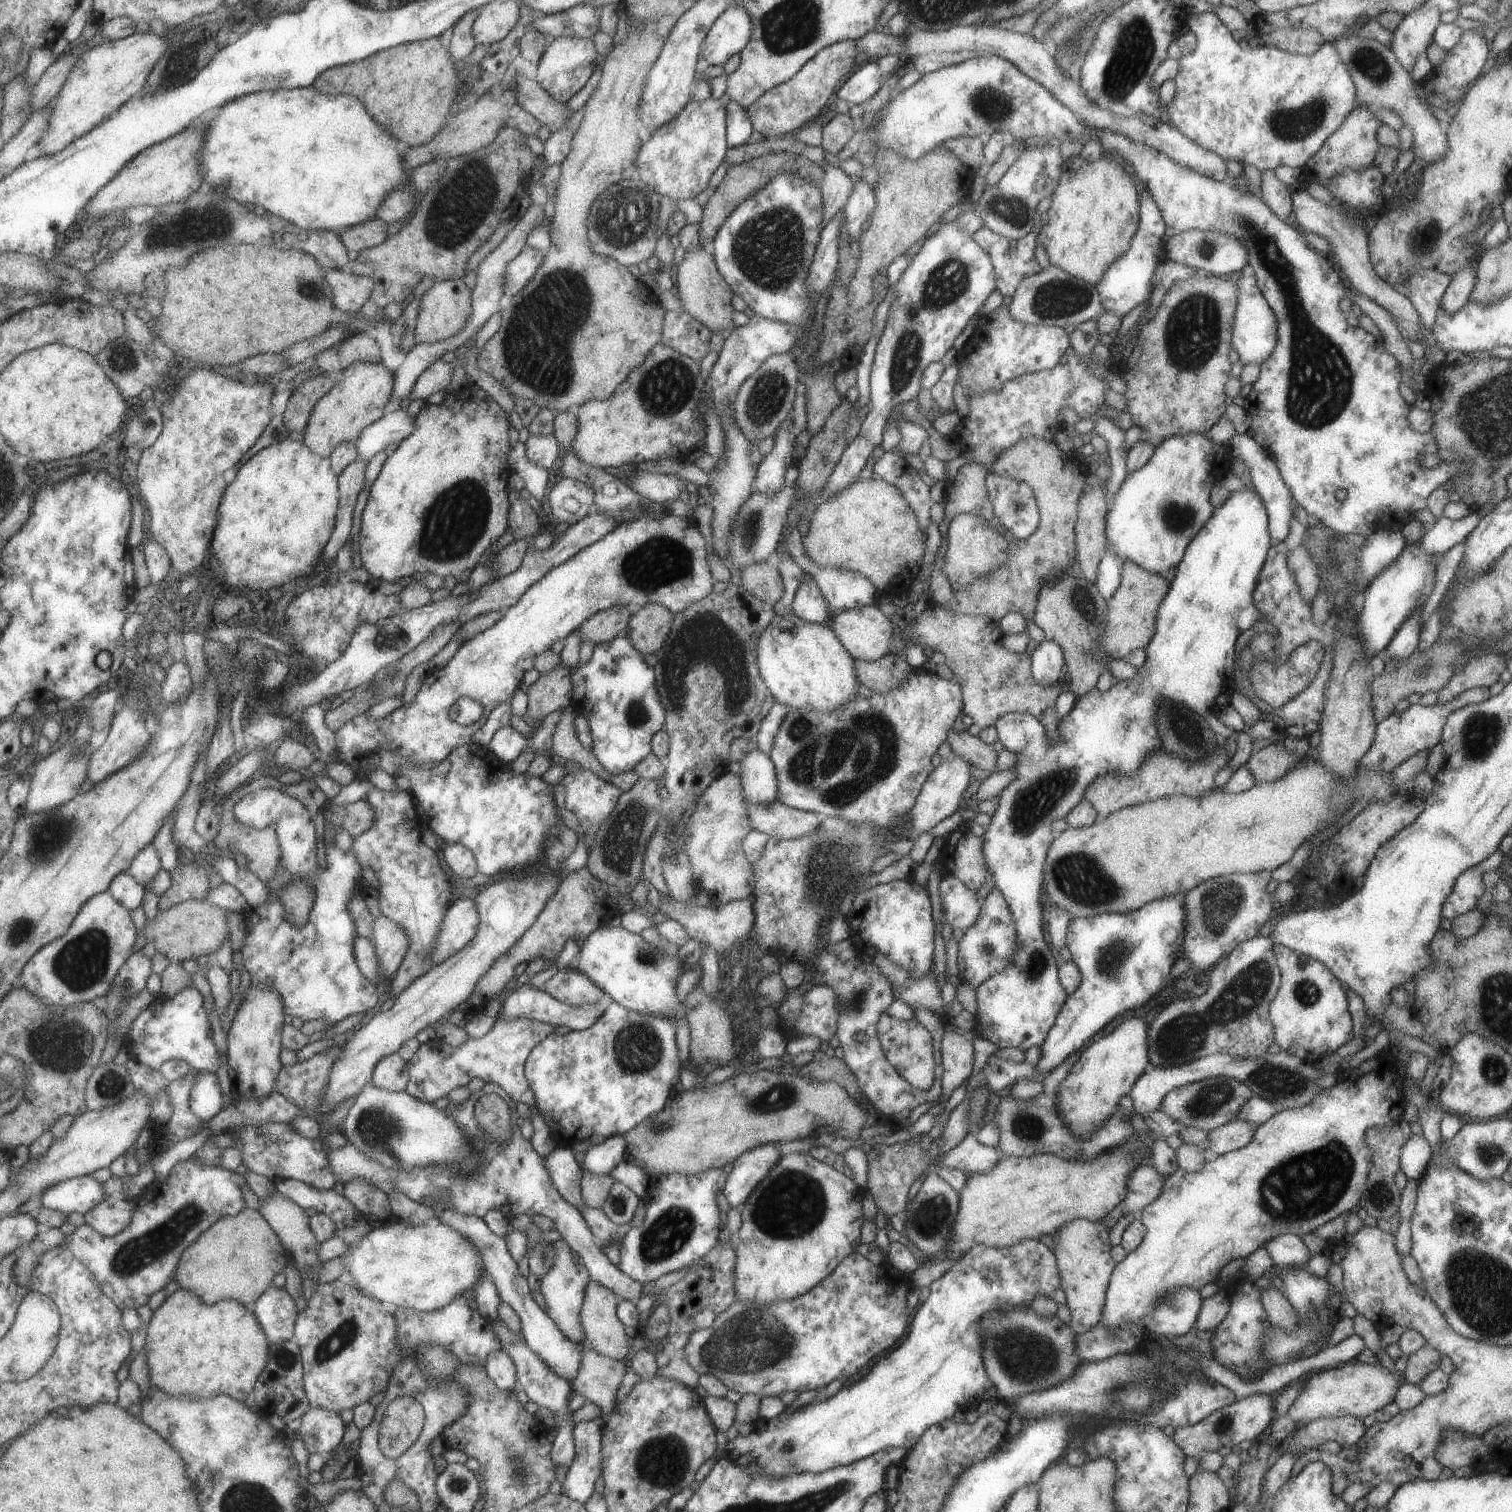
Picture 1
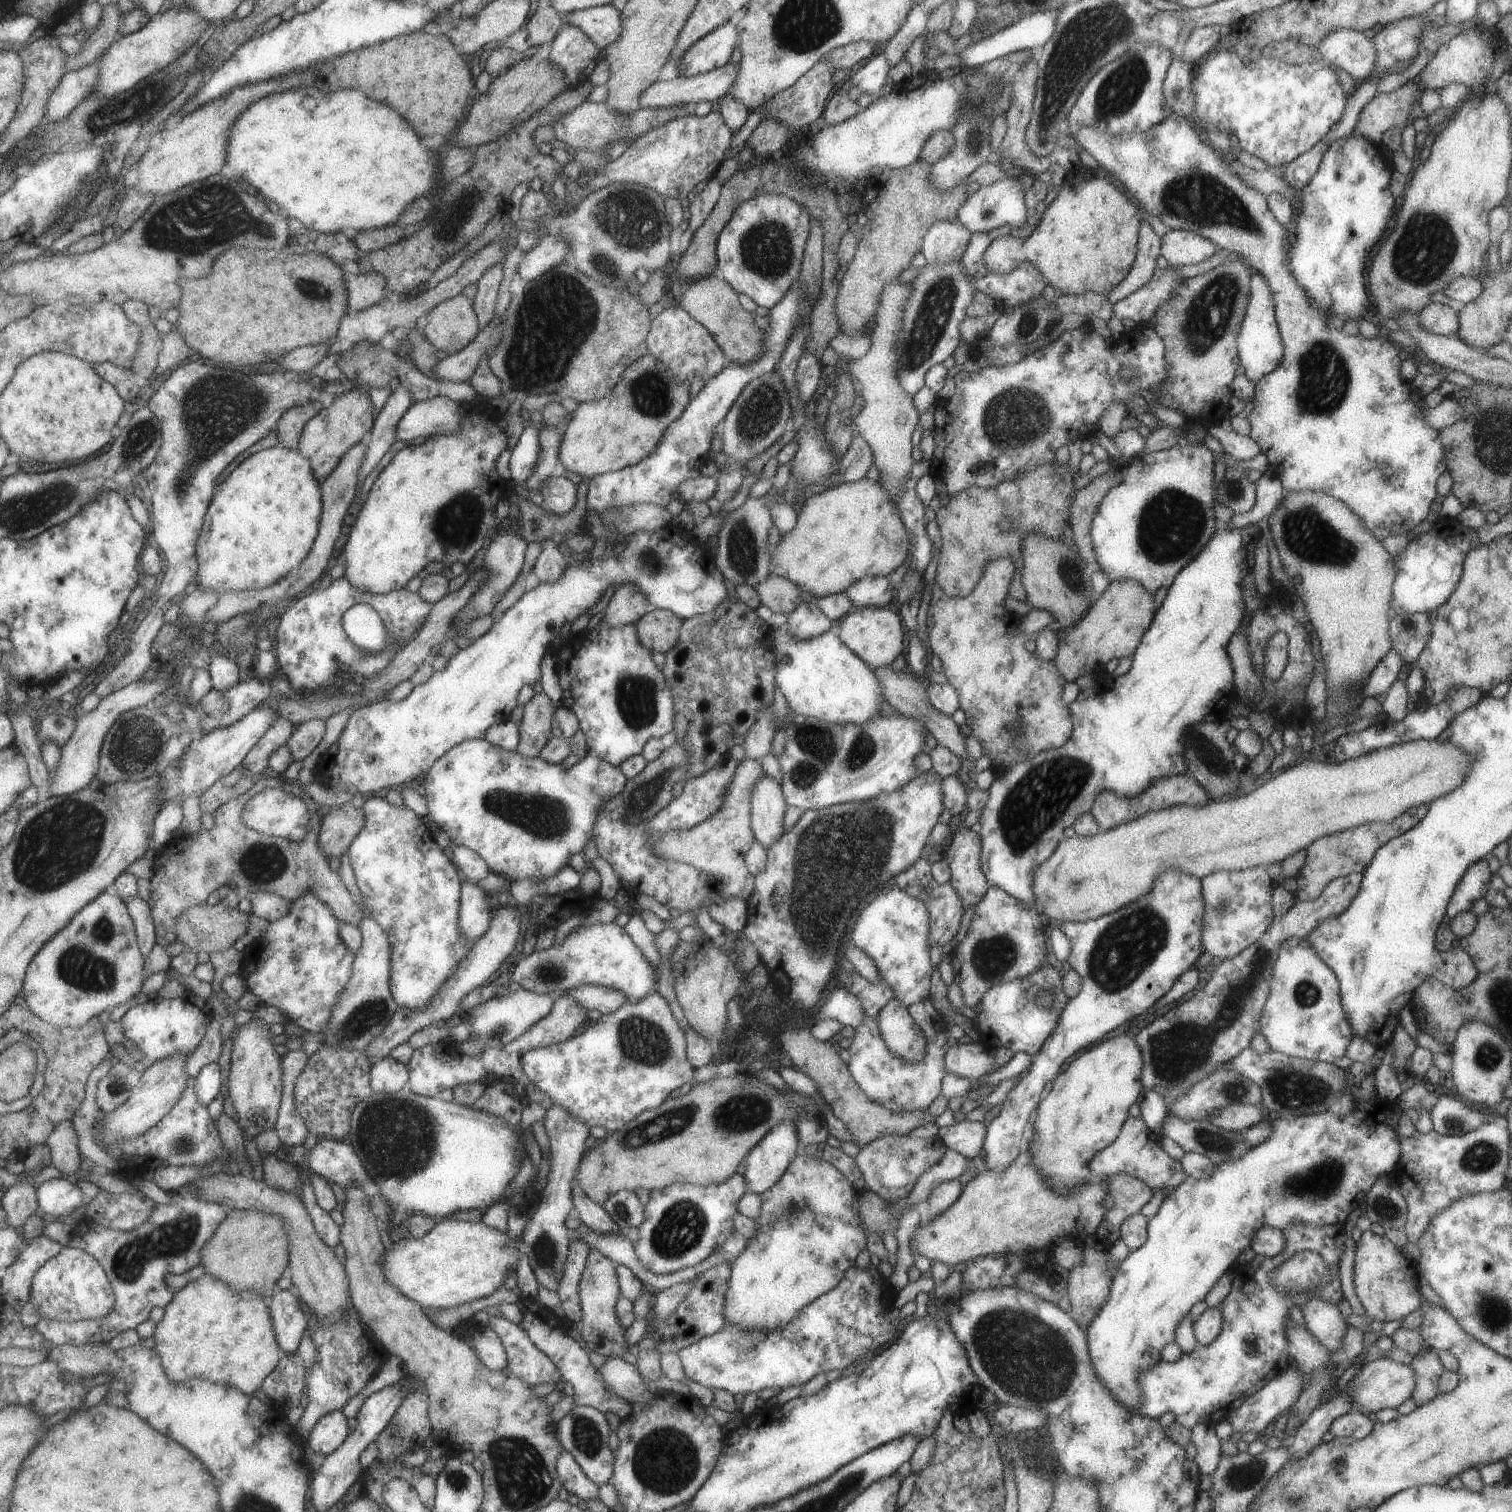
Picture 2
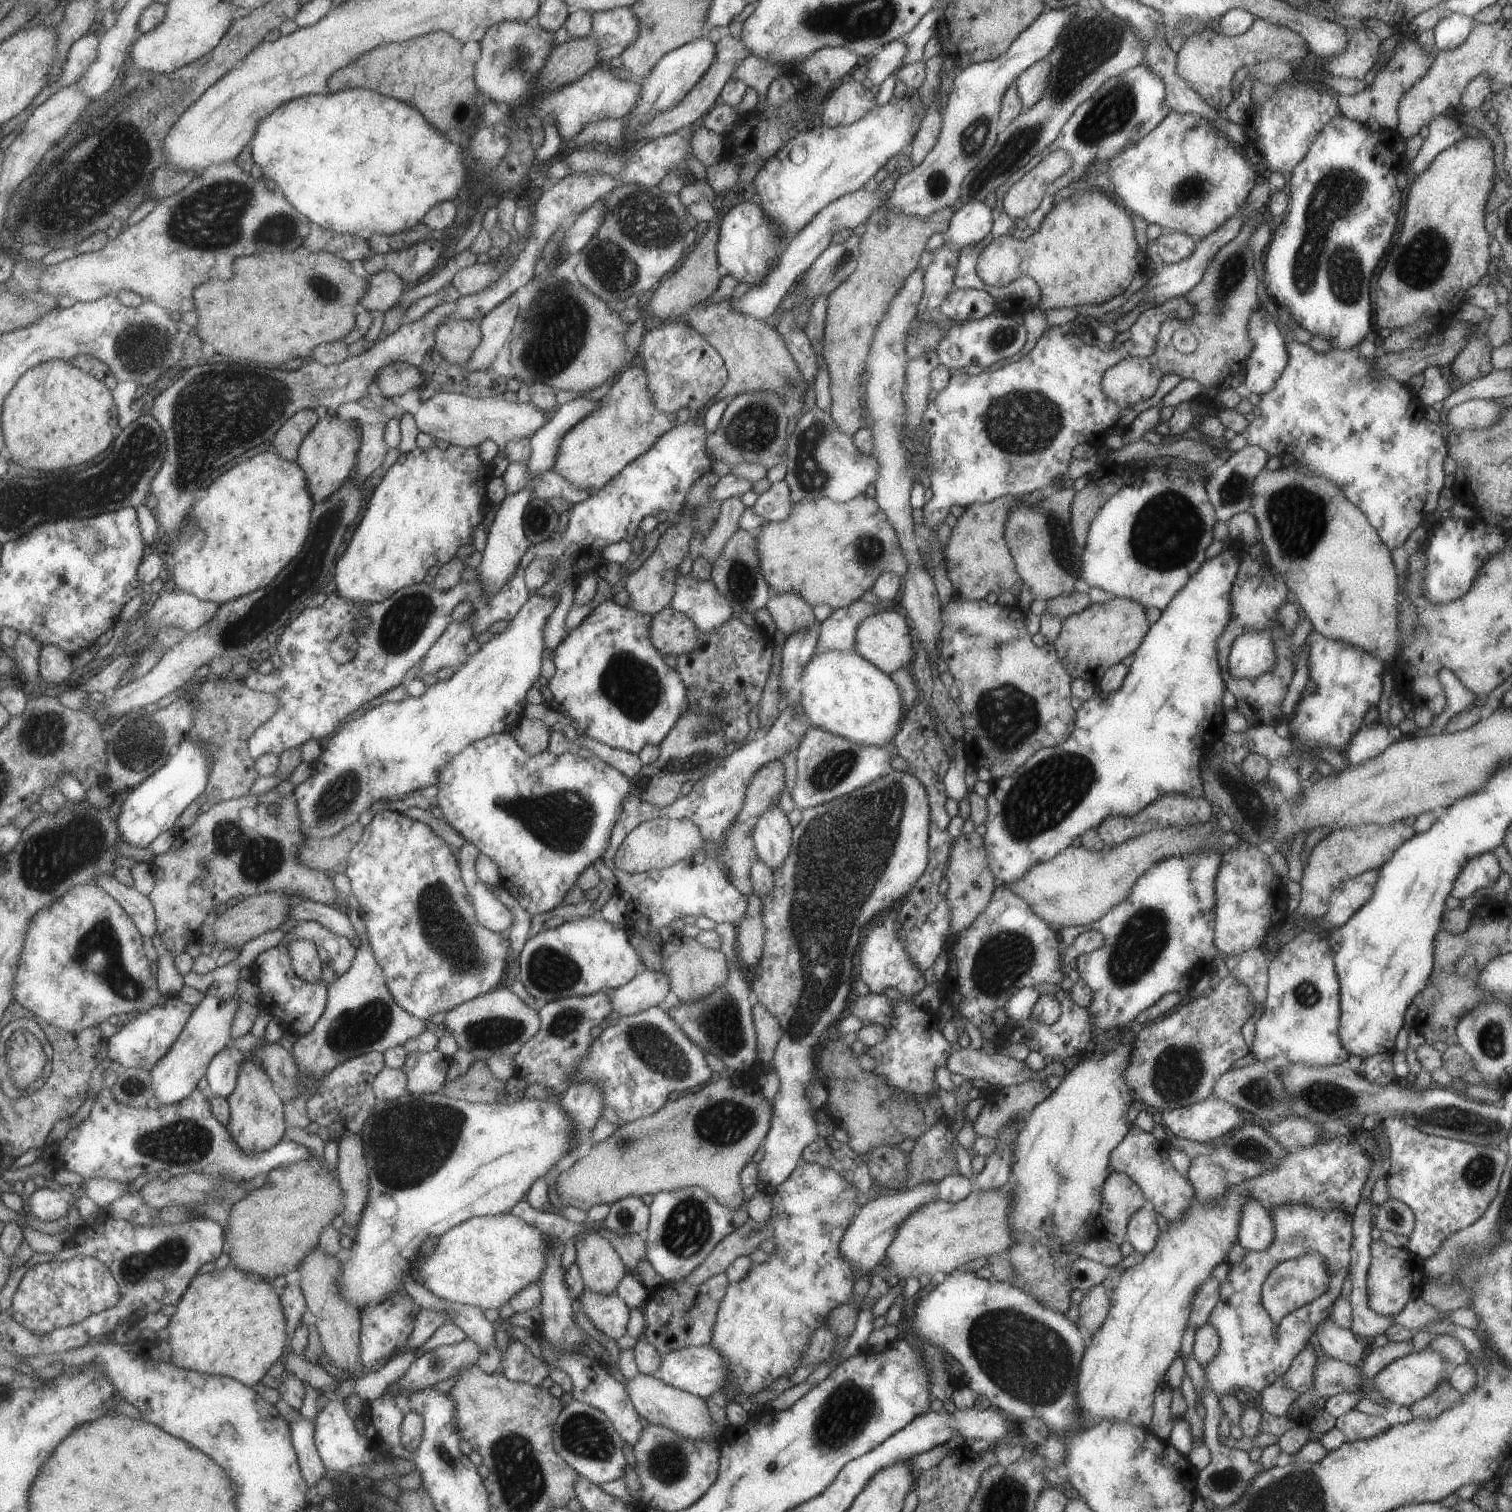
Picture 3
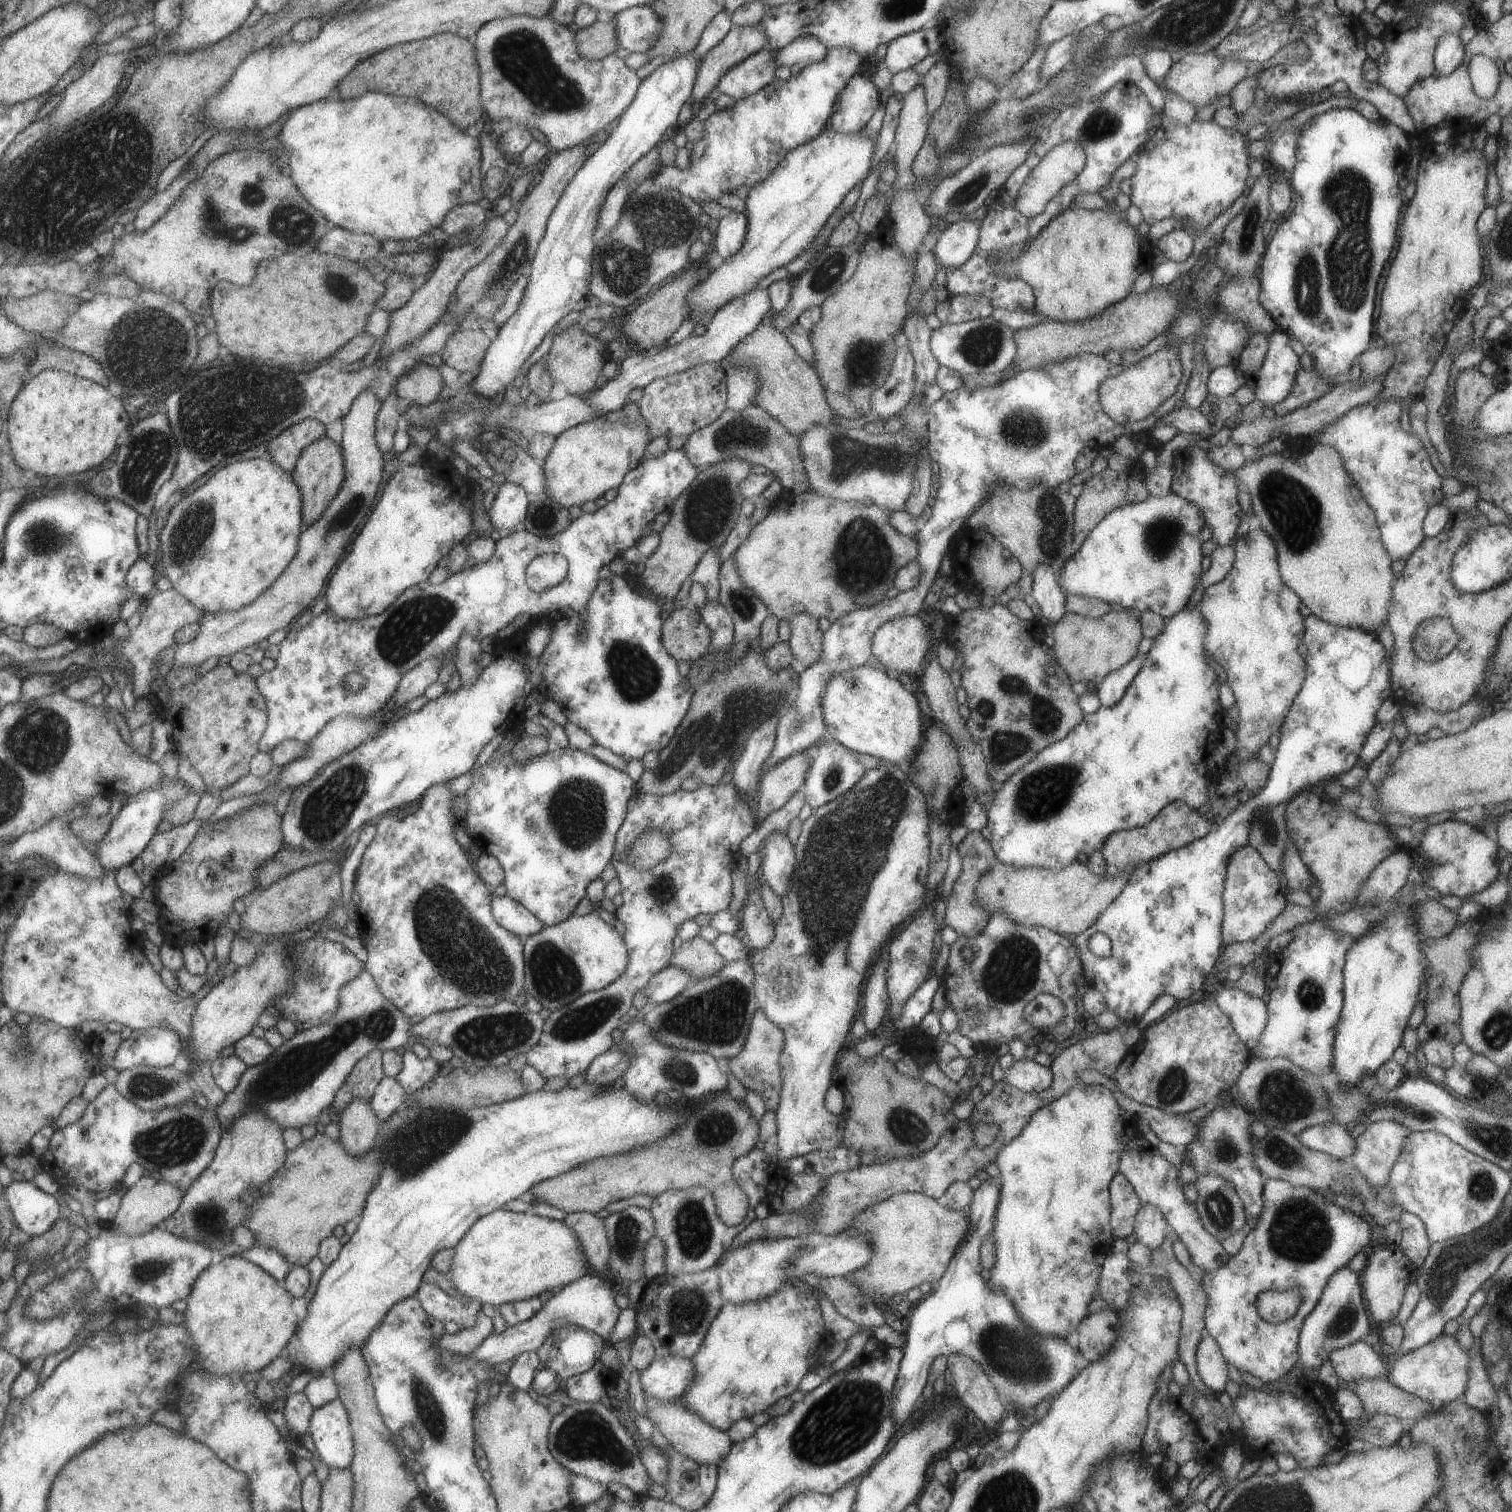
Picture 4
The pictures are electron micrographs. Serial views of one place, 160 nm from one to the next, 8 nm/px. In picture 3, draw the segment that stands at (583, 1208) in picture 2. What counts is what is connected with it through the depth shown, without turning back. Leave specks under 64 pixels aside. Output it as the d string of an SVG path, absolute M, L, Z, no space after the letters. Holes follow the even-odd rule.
M595 1229L595 1231L603 1235L611 1243L624 1264L626 1272L636 1275L635 1266L637 1266L637 1262L646 1260L646 1240L644 1236L627 1235L620 1237L605 1230Z

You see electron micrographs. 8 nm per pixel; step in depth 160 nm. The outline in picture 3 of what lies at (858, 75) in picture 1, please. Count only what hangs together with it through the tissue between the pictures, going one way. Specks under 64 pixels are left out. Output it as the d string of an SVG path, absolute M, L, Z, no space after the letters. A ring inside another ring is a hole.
M901 39L882 46L866 63L866 77L873 85L885 85L887 78L902 66L906 50L907 47Z

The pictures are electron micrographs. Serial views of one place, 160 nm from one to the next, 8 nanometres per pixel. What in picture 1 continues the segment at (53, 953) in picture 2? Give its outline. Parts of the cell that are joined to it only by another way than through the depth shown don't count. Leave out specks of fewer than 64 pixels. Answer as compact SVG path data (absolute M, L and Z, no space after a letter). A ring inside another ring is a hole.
M110 891L97 894L84 905L84 908L81 908L81 912L77 914L67 934L57 938L52 944L47 944L33 959L29 960L22 973L23 986L35 992L47 1004L65 1006L65 1008L76 1008L77 1004L84 1004L95 998L106 998L109 992L112 992L117 974L133 955L135 942L137 942L137 928L131 912L116 900Z

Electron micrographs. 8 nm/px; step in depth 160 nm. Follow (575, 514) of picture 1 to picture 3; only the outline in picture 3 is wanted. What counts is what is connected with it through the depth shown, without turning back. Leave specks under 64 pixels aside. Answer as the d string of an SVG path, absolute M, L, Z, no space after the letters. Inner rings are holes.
M551 470L540 472L530 480L530 489L535 497L549 500L549 498L563 498L568 504L575 504L589 498L593 490L578 489Z

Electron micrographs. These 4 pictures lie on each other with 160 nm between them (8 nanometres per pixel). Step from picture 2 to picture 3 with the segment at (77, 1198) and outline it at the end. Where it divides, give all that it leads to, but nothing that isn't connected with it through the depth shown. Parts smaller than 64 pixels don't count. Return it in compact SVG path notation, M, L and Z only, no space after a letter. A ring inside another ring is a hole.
M42 1188L36 1189L28 1199L30 1206L28 1214L39 1220L52 1223L69 1214L72 1197L67 1196L64 1192Z

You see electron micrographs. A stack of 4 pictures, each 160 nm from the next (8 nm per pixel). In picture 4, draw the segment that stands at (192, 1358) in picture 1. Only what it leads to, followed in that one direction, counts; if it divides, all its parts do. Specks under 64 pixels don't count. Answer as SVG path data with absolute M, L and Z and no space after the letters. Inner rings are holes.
M241 1255L222 1257L217 1264L210 1264L202 1270L191 1287L185 1310L185 1324L189 1327L196 1359L202 1370L215 1376L240 1376L245 1372L255 1372L279 1357L298 1327L299 1318L291 1309L292 1299L282 1283Z

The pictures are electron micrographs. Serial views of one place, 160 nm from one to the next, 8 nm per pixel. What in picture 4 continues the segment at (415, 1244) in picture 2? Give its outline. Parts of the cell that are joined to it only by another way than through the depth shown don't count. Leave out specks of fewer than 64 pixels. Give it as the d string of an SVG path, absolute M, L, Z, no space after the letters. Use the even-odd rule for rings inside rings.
M494 1210L476 1220L453 1247L454 1255L447 1276L463 1296L491 1304L522 1301L537 1297L541 1292L564 1287L587 1272L588 1262L577 1235L563 1221L548 1219L532 1212L514 1213Z

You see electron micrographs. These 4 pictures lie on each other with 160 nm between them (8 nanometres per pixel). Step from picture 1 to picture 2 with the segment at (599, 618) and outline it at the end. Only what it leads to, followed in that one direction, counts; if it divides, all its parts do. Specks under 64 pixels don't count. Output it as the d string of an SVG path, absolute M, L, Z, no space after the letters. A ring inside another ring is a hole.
M621 584L605 606L602 621L611 628L634 625L643 614L646 614L647 603L641 592L637 592L637 588L631 584Z

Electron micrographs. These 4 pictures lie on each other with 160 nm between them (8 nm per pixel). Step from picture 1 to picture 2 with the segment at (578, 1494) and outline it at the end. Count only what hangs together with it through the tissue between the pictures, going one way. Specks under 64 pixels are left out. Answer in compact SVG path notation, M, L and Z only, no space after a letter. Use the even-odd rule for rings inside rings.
M573 1405L571 1410L555 1423L555 1435L562 1450L569 1452L579 1469L593 1484L599 1486L610 1482L613 1474L613 1454L609 1445L610 1432L605 1416L586 1405Z

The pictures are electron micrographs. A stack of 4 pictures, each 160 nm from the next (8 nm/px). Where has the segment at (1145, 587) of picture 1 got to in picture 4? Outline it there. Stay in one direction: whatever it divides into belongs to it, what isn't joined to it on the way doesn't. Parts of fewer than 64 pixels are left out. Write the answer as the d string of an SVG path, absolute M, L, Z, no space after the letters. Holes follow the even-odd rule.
M1124 610L1109 611L1096 619L1065 612L1051 624L1051 630L1053 663L1061 666L1072 683L1093 682L1096 686L1107 674L1121 668L1137 654L1137 645L1142 638L1139 620Z

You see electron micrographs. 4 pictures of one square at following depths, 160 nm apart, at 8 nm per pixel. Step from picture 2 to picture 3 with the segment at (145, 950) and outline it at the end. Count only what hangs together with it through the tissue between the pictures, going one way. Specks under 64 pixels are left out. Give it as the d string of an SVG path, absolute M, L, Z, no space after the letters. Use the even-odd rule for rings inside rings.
M113 872L101 875L97 881L127 909L144 936L153 939L158 934L156 906L149 895L123 884Z

